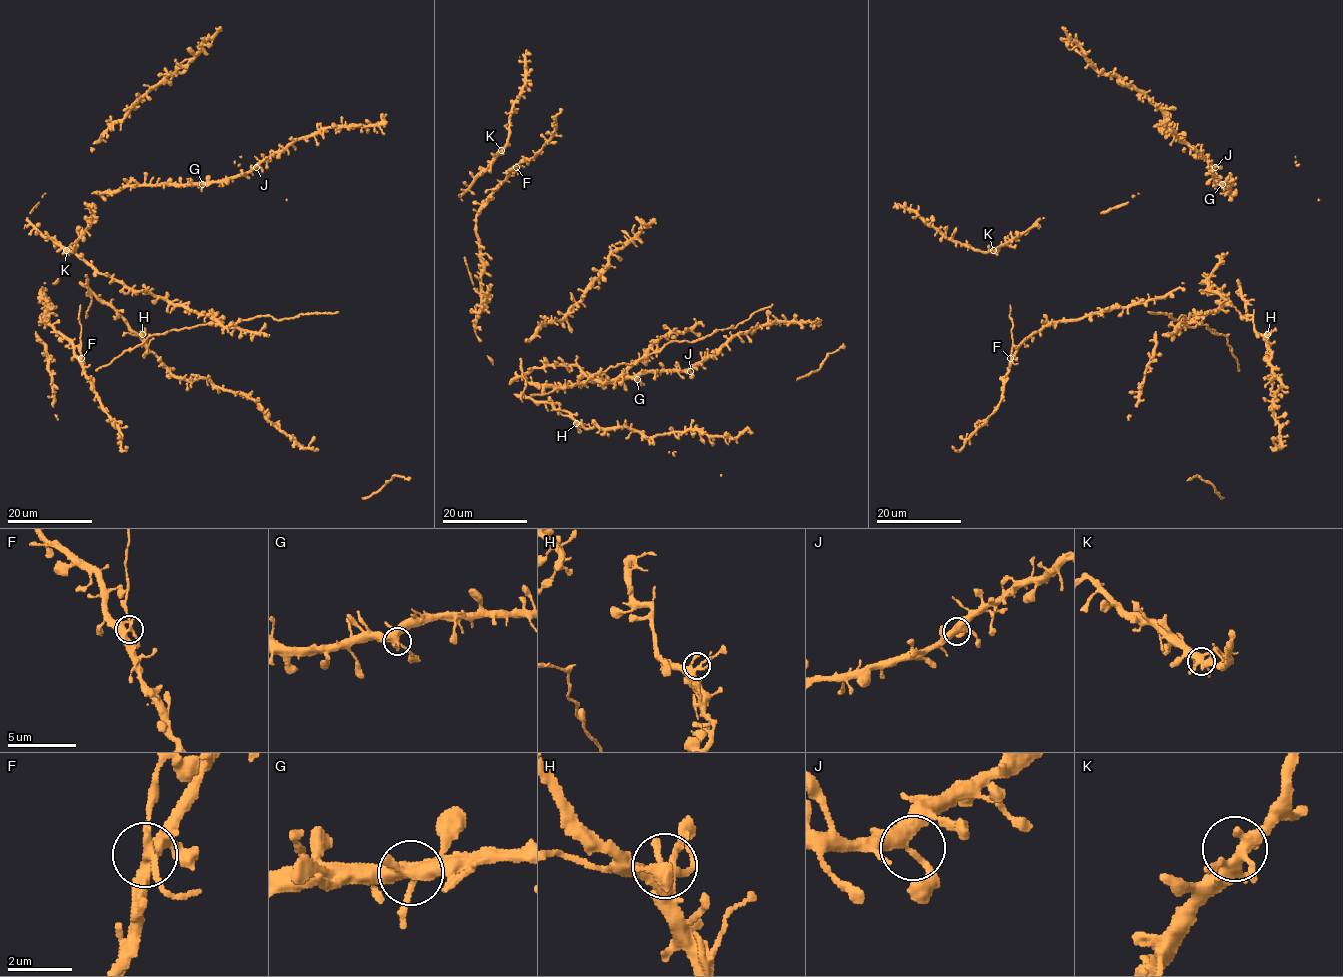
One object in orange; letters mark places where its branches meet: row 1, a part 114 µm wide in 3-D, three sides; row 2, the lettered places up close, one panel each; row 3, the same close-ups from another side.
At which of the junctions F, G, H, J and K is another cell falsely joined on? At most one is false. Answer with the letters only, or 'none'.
F

